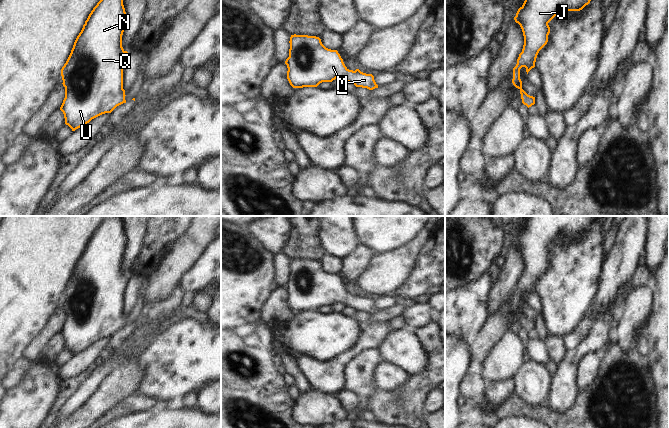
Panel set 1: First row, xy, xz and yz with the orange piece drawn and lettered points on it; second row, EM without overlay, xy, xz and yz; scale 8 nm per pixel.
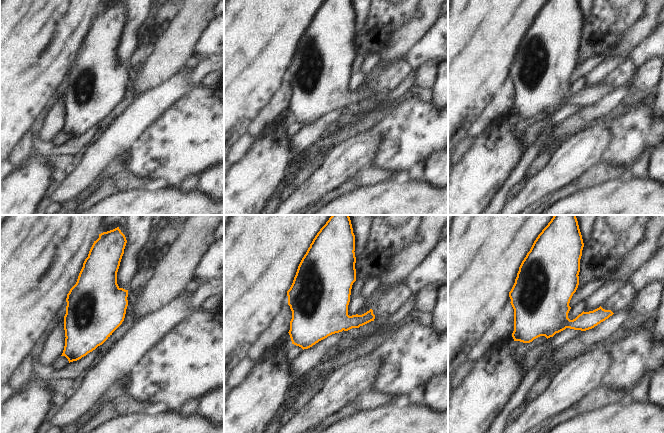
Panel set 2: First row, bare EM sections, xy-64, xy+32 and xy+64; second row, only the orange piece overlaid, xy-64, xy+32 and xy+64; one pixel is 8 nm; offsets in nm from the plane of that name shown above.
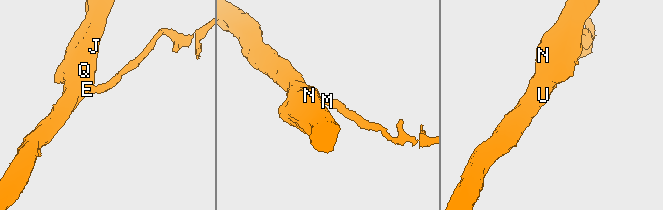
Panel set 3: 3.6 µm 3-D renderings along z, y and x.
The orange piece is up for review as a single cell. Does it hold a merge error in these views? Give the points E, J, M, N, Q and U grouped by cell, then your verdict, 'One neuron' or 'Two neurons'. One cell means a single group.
Groups: E J M N Q U. One neuron

